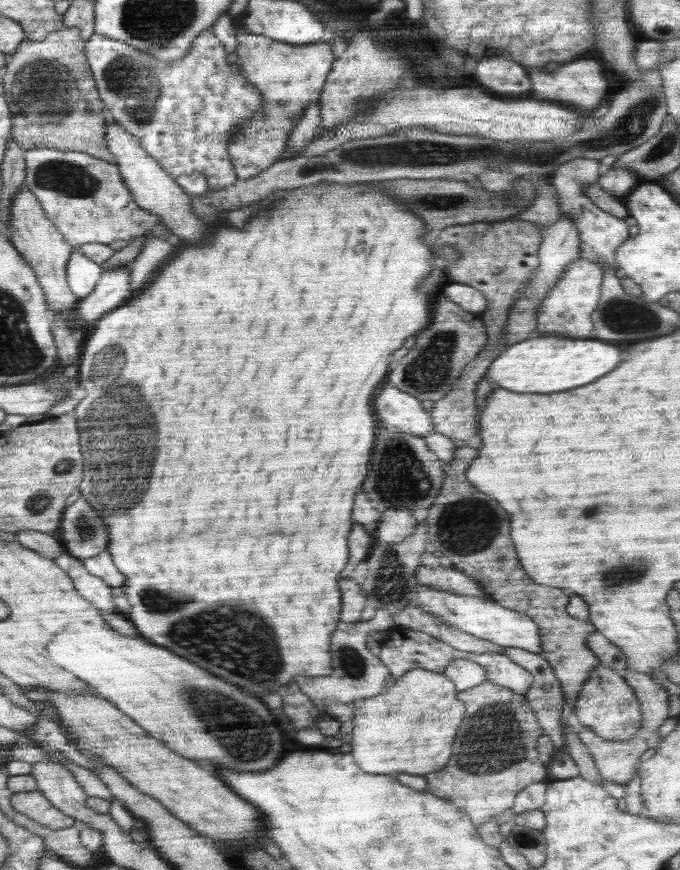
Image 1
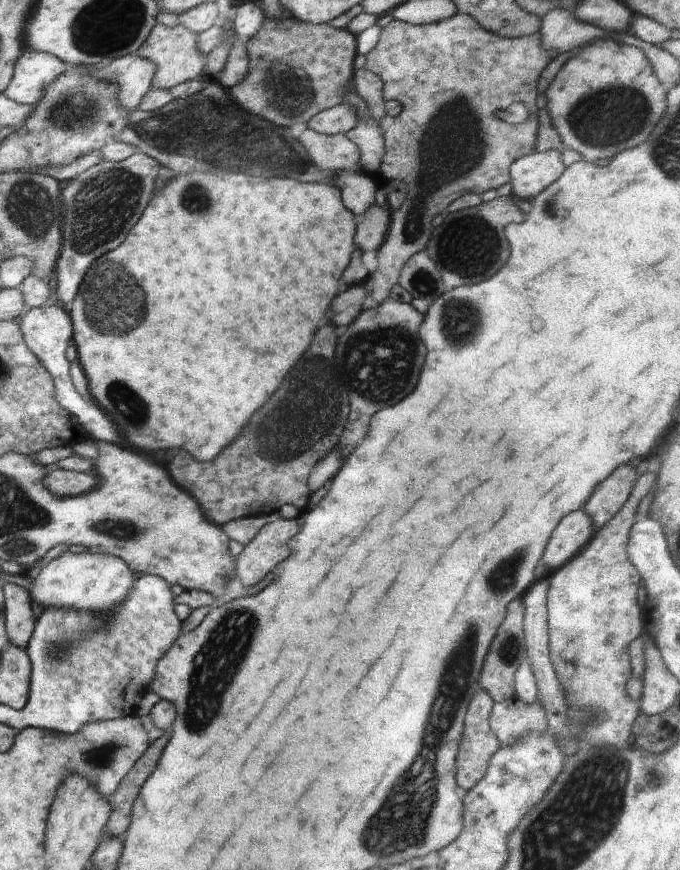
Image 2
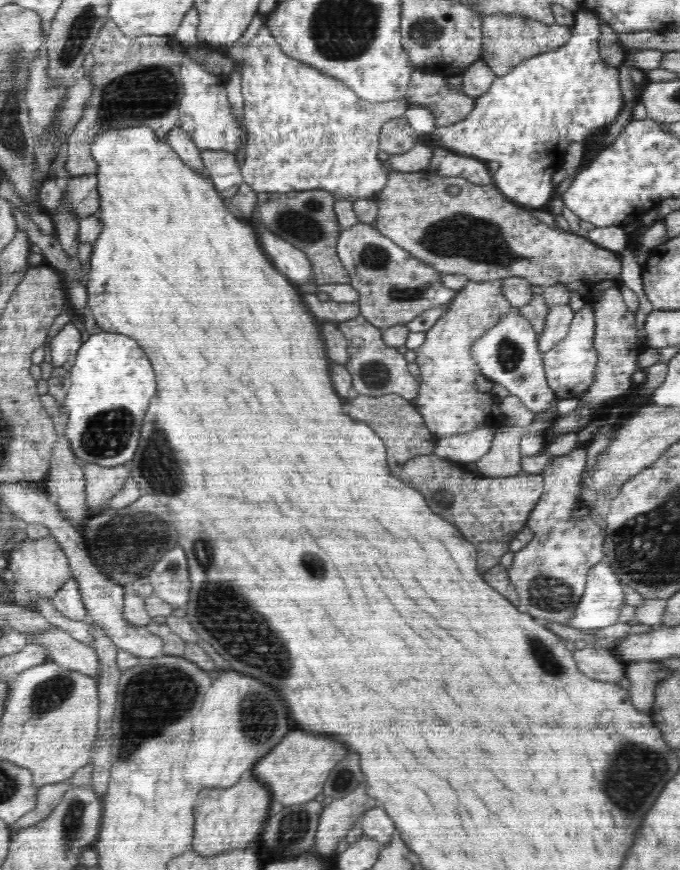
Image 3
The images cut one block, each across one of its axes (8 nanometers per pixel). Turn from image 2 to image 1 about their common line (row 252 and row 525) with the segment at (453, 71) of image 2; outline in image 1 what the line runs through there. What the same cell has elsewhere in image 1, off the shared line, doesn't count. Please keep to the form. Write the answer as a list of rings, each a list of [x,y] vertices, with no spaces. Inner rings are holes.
[[[387,508],[377,522],[376,540],[385,546],[402,542],[415,531],[418,523],[412,510]]]

